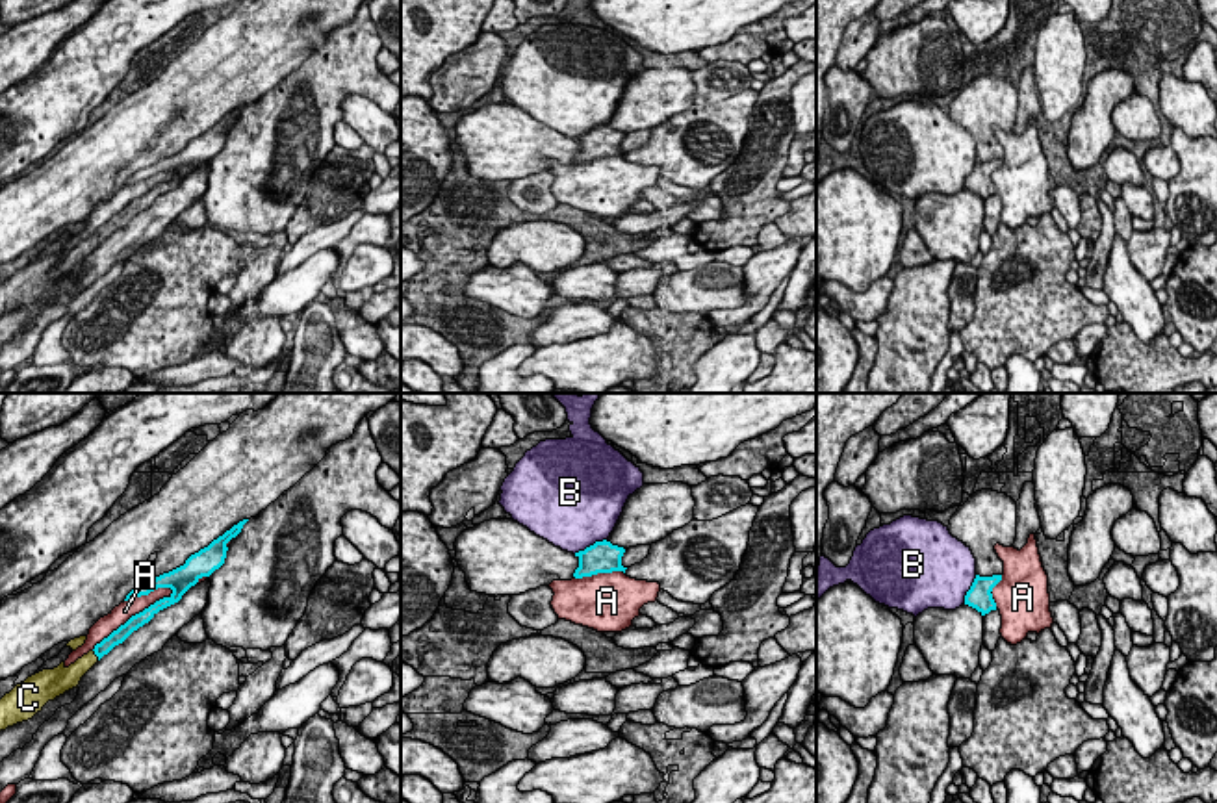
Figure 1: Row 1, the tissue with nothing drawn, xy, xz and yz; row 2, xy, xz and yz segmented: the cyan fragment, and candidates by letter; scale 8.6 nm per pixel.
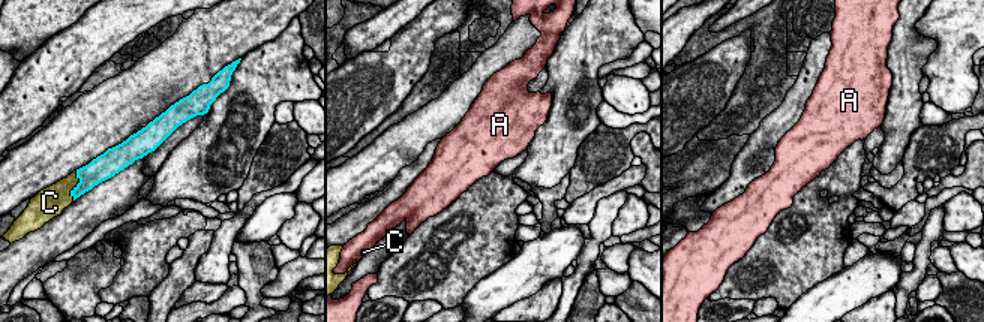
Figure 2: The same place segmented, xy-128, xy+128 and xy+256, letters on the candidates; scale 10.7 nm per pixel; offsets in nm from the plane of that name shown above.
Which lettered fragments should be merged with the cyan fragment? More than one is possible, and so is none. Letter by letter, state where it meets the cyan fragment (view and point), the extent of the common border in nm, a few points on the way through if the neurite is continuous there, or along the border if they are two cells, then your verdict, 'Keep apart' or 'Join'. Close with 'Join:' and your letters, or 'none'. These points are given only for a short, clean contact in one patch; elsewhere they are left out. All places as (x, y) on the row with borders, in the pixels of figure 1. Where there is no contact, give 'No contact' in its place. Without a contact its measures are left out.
A: Touches cyan at xy (132, 616). Shared border 900 nm. Keep apart
B: Touches cyan at xz (590, 546). Shared border 320 nm. Keep apart
C: Touches cyan at xy (95, 653). Shared border 110 nm. Path across: xy (117, 637), (95, 653), (75, 672). Join
Join: C

